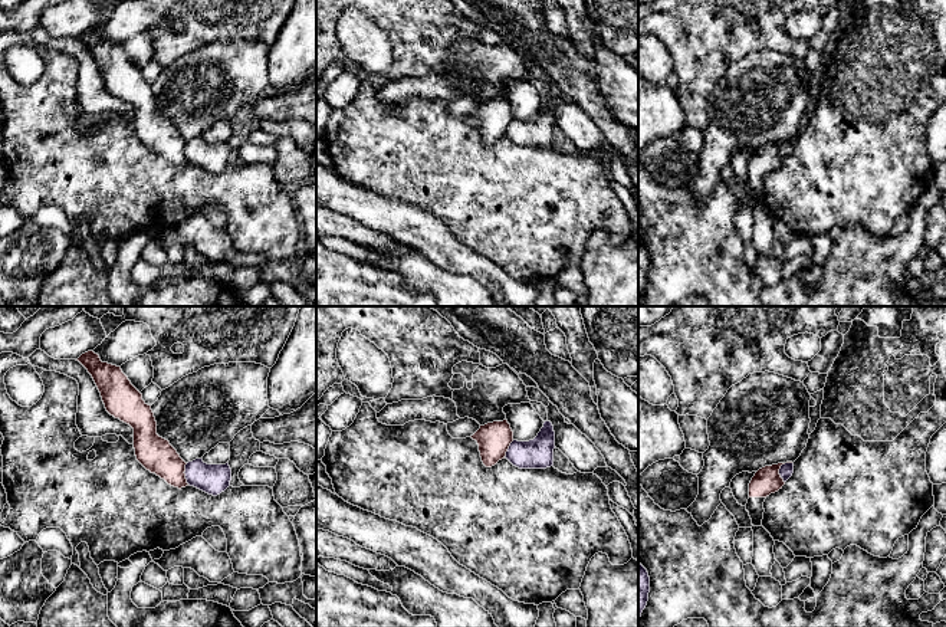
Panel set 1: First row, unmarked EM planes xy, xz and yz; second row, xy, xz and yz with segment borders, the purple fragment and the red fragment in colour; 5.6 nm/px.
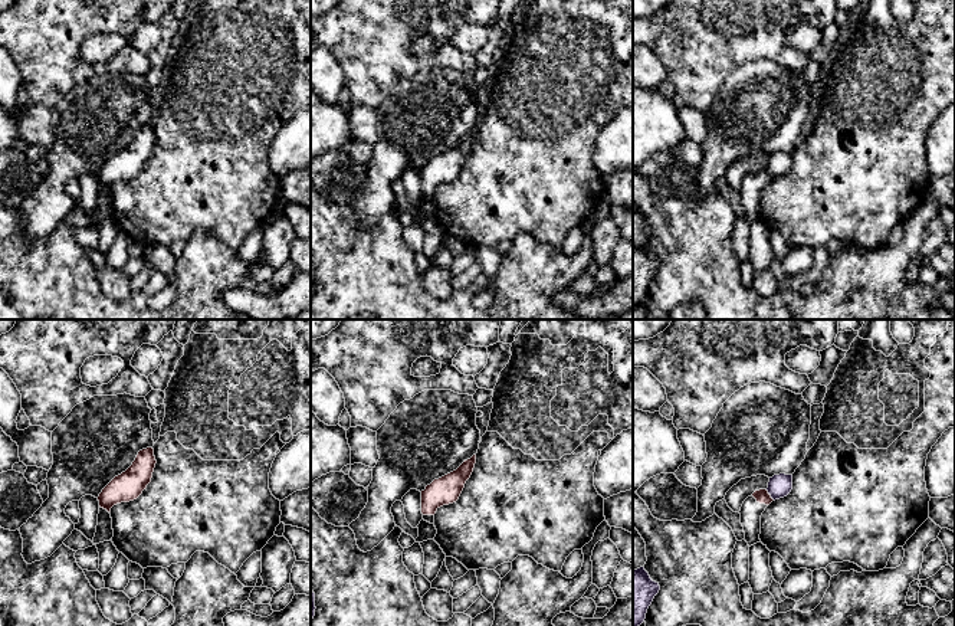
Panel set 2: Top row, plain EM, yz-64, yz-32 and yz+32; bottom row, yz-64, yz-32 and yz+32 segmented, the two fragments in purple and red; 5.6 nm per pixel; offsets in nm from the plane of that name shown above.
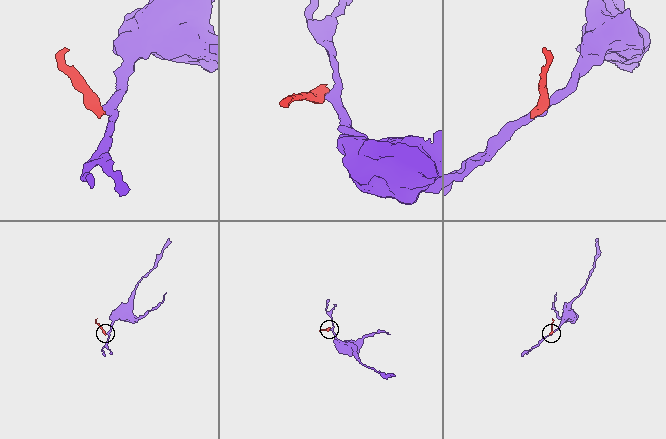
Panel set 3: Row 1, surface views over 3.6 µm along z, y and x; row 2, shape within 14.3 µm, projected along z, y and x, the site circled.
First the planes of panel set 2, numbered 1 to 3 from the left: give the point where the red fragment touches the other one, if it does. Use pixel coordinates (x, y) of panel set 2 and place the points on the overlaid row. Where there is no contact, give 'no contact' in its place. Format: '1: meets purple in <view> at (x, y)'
1: no contact
2: no contact
3: meets purple in yz+32 at (770, 494)

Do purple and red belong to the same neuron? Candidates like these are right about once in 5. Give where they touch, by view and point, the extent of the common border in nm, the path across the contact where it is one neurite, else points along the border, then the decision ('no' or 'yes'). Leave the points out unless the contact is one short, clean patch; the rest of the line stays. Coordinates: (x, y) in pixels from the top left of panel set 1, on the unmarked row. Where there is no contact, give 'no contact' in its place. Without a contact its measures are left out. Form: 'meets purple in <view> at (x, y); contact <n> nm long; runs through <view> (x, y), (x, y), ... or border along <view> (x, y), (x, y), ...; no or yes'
meets purple in yz at (779, 147); contact 130 nm long; border along yz (791, 140), (784, 141), (779, 147), (779, 154), (784, 160); no

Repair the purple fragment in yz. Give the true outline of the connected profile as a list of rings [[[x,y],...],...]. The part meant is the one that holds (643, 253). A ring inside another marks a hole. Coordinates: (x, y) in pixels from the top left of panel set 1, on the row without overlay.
[[[638,240],[638,298],[647,283],[650,270],[650,255],[647,247]]]

